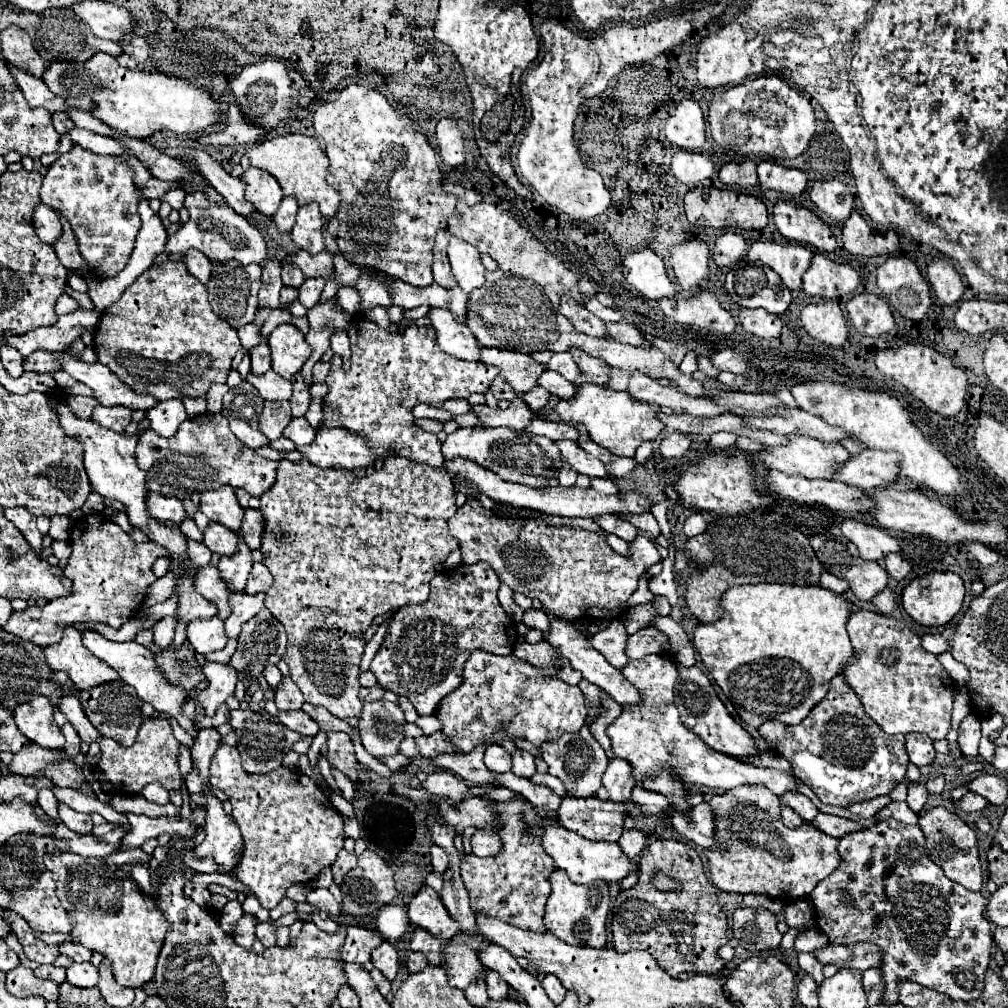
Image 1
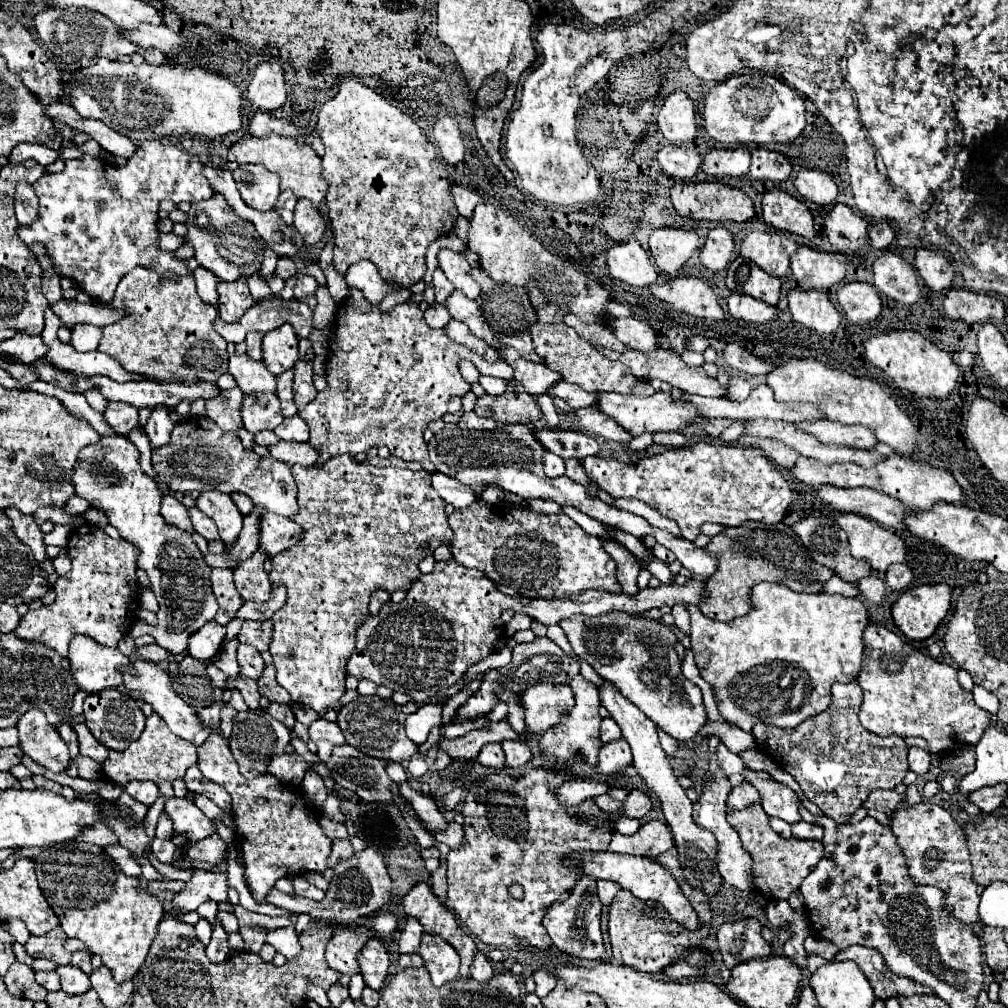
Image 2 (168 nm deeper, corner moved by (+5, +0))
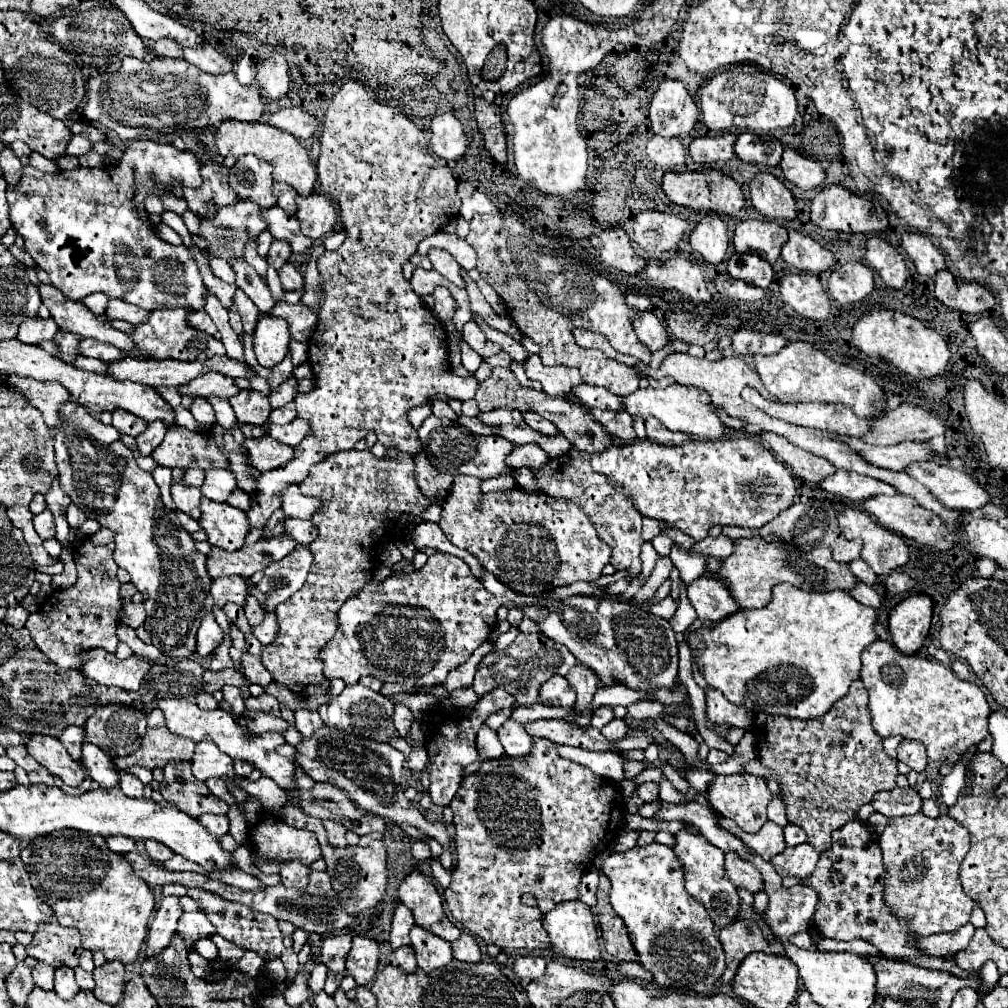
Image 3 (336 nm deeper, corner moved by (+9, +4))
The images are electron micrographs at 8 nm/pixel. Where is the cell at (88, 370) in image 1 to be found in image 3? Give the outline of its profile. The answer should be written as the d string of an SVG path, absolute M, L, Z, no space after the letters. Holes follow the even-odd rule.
M204 373L204 375L196 377L194 381L190 381L188 385L178 387L178 393L188 395L188 397L216 395L216 397L222 397L222 399L230 399L232 395L238 395L238 391L240 389L234 385L232 377L218 375L218 373Z

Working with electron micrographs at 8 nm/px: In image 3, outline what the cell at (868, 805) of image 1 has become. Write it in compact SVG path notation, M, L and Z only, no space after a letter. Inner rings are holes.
M914 787L906 789L892 789L892 791L880 791L874 795L872 807L886 815L886 817L900 817L900 815L916 815L922 807L922 797Z

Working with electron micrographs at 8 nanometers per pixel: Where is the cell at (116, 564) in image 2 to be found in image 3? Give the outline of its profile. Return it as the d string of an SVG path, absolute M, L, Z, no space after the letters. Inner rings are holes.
M100 529L98 533L84 537L84 541L74 547L74 563L78 569L78 581L74 587L64 589L64 591L52 591L50 597L42 603L42 609L38 613L30 613L26 621L26 629L30 631L36 647L60 669L80 669L80 655L88 649L106 649L110 653L116 653L118 647L118 637L116 637L116 627L120 625L120 609L122 609L122 599L118 595L120 581L116 579L118 565L112 559L114 553L114 539L108 529Z

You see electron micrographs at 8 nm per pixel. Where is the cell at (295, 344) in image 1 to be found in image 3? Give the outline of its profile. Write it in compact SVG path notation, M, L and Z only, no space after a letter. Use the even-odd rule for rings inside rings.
M260 315L254 329L254 351L262 367L278 365L288 353L290 333L282 317Z

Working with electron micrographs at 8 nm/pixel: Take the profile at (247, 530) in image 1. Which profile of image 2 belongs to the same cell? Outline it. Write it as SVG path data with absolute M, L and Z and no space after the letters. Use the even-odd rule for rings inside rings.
M264 513L260 523L260 549L266 551L266 555L276 555L278 551L284 551L298 543L302 537L302 529L290 521L288 517Z

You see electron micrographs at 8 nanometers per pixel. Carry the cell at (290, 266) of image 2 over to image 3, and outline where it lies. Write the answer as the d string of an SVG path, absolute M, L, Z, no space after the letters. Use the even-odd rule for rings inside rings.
M274 239L272 245L270 245L270 251L268 251L266 261L268 261L274 269L280 269L280 267L288 261L290 253L292 253L292 251L290 251L290 245L288 245L284 239Z

